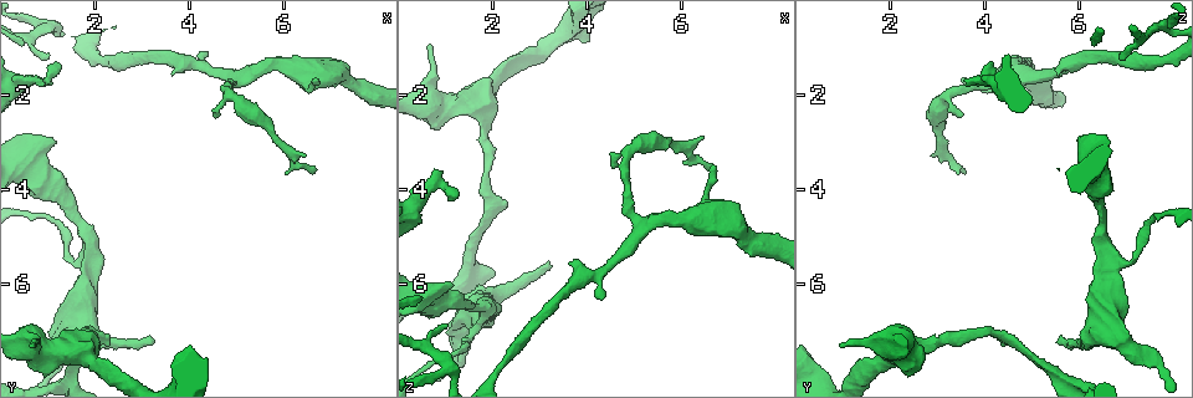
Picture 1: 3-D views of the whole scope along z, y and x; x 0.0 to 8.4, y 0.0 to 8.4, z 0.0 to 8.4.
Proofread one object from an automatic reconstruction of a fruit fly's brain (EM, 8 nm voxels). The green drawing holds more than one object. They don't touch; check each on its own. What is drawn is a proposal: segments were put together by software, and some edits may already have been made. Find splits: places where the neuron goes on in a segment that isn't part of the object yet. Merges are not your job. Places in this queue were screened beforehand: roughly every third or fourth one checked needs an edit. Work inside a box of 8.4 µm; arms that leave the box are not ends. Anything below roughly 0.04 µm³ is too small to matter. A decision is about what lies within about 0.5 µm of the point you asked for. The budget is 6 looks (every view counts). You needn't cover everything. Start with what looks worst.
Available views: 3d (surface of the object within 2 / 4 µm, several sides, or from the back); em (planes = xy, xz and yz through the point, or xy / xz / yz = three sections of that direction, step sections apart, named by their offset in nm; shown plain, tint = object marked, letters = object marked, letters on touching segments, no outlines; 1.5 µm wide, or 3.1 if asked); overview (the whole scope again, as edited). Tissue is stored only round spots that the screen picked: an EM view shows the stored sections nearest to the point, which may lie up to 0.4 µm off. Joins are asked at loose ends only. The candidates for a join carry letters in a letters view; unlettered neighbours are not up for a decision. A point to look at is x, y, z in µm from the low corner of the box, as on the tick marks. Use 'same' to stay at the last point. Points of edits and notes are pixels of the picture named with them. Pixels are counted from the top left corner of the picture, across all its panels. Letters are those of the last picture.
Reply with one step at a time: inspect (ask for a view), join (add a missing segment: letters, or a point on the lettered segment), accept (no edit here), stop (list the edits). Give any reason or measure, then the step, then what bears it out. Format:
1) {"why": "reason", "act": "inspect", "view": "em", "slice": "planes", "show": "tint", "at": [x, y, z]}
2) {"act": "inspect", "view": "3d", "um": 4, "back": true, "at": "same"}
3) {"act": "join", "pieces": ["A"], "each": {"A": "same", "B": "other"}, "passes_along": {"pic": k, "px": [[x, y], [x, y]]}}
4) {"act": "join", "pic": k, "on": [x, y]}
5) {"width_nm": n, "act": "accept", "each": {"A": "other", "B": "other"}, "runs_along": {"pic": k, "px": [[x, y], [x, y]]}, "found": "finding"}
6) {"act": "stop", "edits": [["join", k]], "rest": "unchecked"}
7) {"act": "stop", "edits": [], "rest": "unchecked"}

{"why": "branch stops here", "act": "inspect", "view": "3d", "um": 2, "at": [0.70, 7.30, 0.95]}

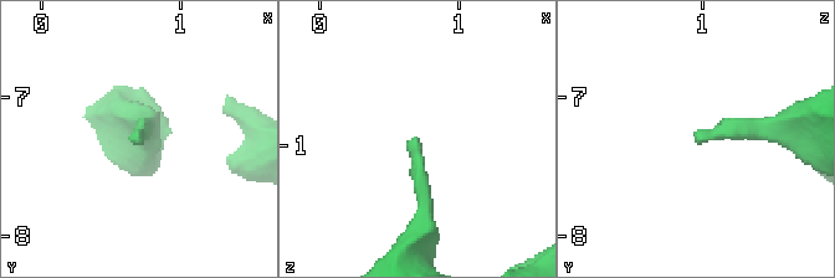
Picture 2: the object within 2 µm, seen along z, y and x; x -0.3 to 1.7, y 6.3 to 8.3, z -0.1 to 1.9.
{"act": "inspect", "view": "em", "slice": "planes", "show": "plain", "at": [0.68, 7.34, 0.96]}

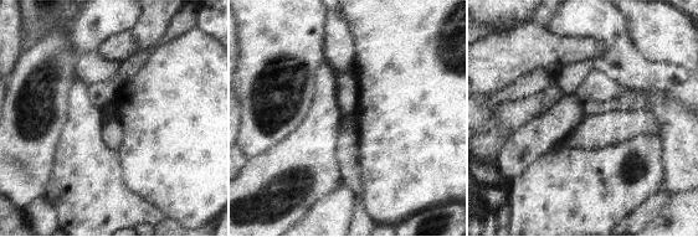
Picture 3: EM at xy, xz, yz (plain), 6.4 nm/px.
{"why": "see the neighbours", "act": "inspect", "view": "em", "slice": "planes", "show": "letters", "at": "same"}

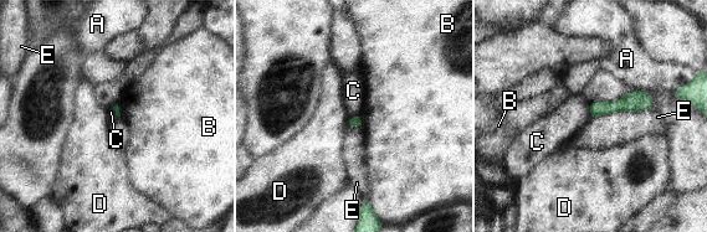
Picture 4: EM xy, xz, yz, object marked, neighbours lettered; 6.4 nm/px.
{"act": "accept", "each": {"A": "other", "B": "other", "C": "other", "D": "other", "E": "other"}, "runs_along": {"pic": 4, "px": [[649, 101], [635, 101], [593, 112]]}, "found": "none of them fits"}

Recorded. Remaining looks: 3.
{"why": "free end", "act": "inspect", "view": "em", "slice": "yz", "step": 8, "show": "letters", "at": [3.25, 7.25, 5.65]}

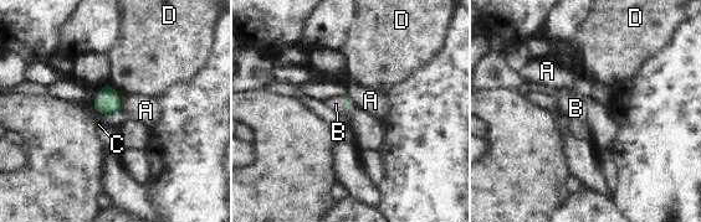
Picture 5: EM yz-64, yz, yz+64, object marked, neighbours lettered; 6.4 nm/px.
{"act": "join", "pieces": ["B"], "each": {"A": "other", "B": "same", "C": "other", "D": "other"}, "passes_along": {"pic": 5, "px": [[347, 101], [344, 104], [336, 104]]}, "found": "it goes on there"}

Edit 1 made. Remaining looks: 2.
{"why": "branch stops here", "act": "inspect", "view": "em", "slice": "xz", "step": 8, "show": "letters", "at": [6.70, 3.55, 3.55]}

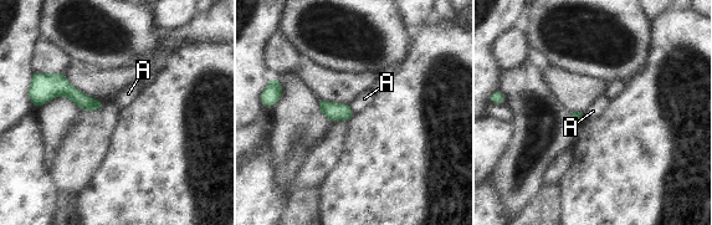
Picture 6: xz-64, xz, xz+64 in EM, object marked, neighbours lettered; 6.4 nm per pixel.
{"act": "inspect", "view": "em", "slice": "planes", "show": "letters", "at": "same"}

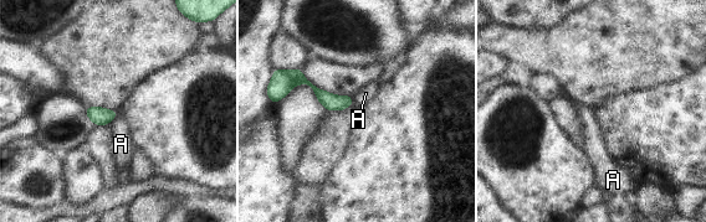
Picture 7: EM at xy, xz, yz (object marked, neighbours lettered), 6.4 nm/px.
{"width_nm": 100, "act": "accept", "each": {"A": "other"}, "runs_along": {"pic": 7, "px": [[285, 91], [306, 81], [328, 101], [349, 101]]}, "found": "no lettered segment goes on from it"}

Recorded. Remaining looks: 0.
{"act": "stop", "edits": [["join", 5]], "rest": "unchecked"}

